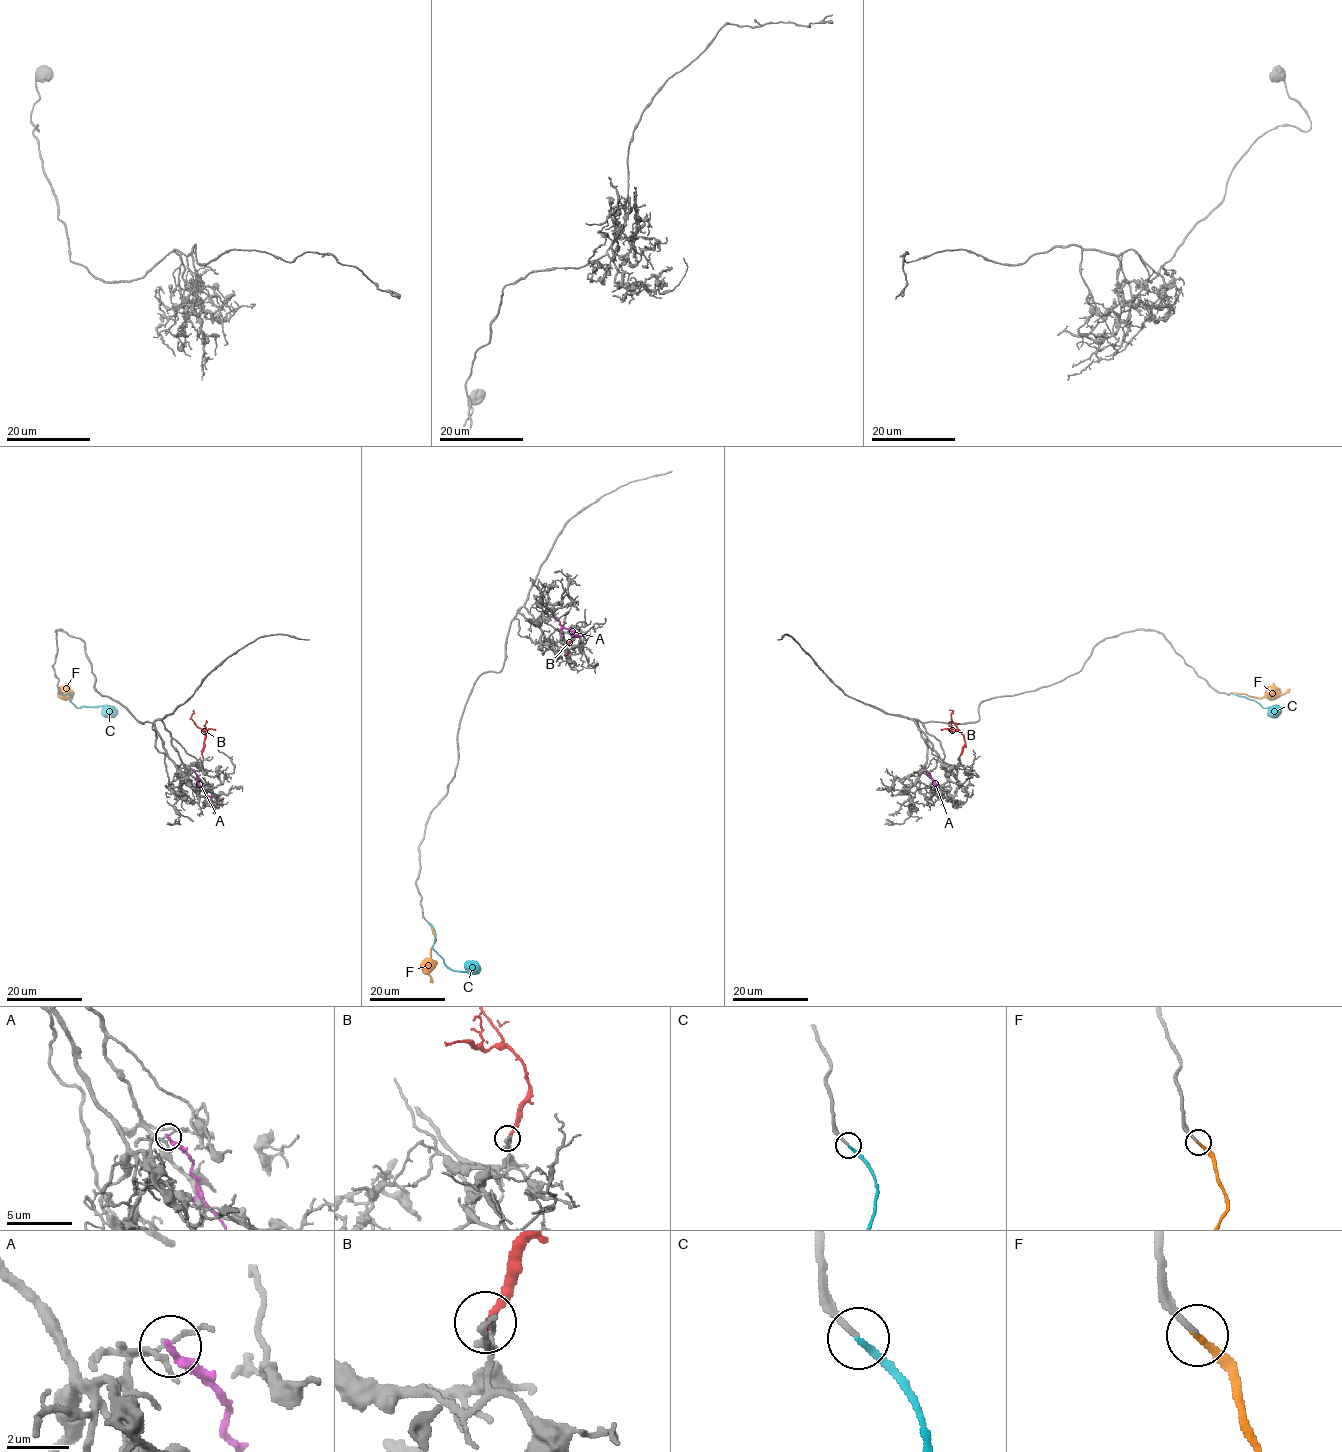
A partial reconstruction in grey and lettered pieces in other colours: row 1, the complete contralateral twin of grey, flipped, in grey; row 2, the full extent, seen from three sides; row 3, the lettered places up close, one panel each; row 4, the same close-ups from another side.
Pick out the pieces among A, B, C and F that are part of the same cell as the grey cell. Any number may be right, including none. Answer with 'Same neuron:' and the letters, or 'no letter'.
Same neuron: F

